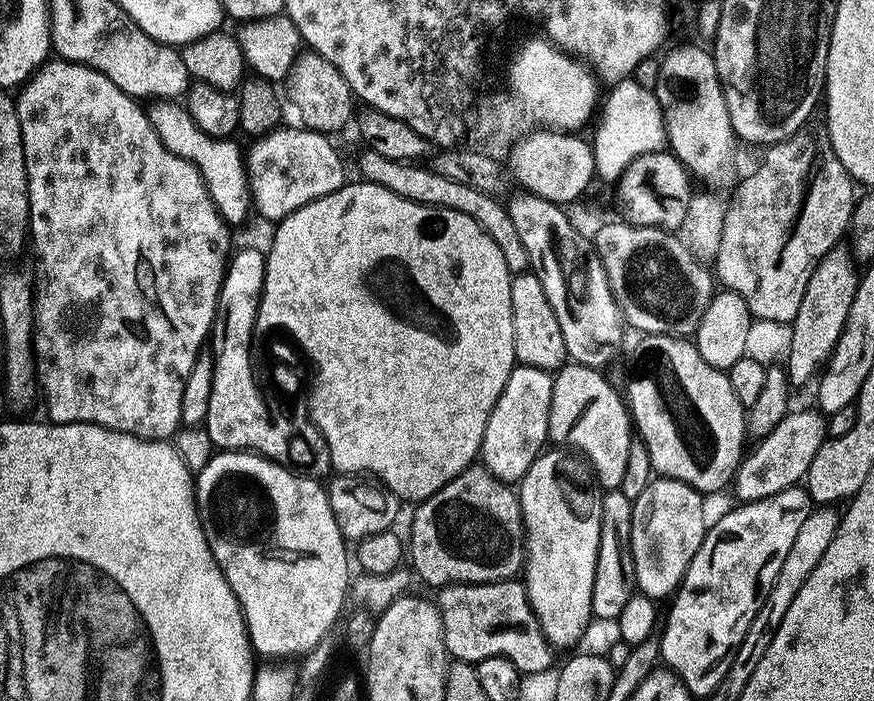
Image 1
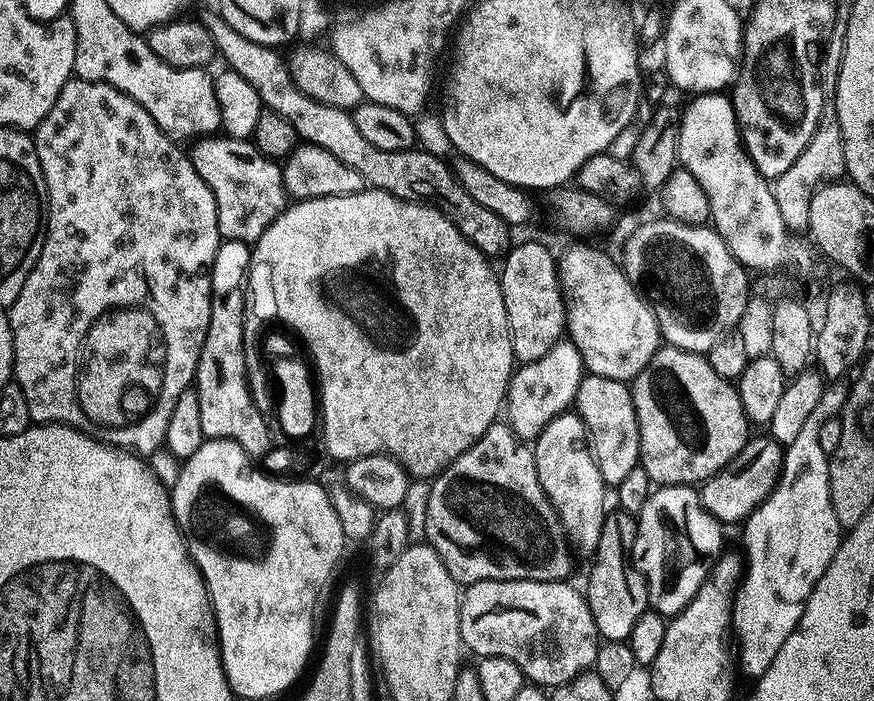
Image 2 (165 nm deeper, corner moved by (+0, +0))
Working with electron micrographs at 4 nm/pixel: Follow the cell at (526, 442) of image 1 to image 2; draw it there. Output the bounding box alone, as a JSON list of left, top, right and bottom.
[506,339,586,442]

